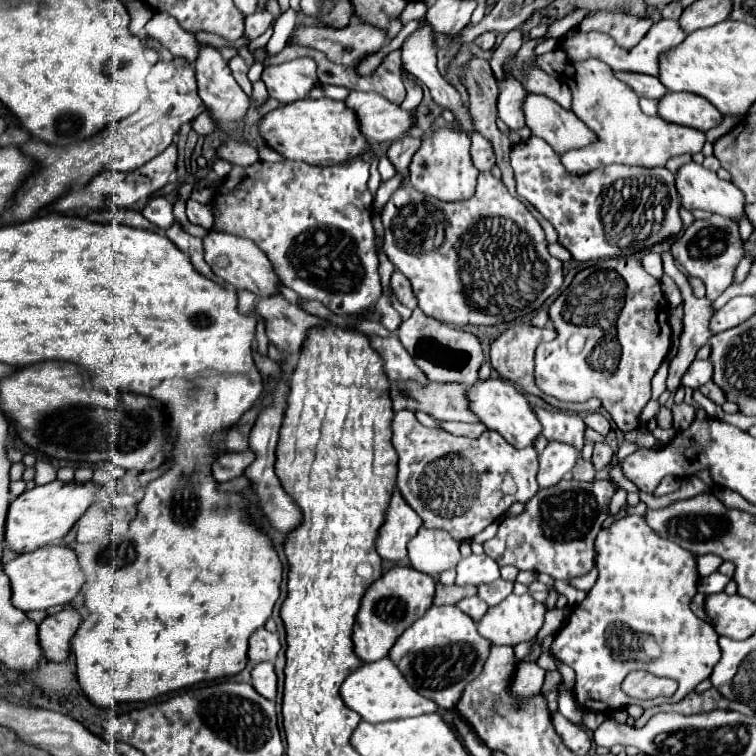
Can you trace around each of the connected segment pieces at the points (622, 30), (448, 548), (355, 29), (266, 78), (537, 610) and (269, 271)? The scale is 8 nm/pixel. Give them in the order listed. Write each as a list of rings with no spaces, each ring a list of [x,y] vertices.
[[[599,11],[595,15],[587,15],[581,21],[579,31],[583,31],[583,33],[587,33],[587,31],[607,33],[609,37],[615,39],[615,43],[619,47],[631,49],[643,39],[643,35],[649,31],[651,25],[653,25],[653,21],[647,17],[635,17],[629,13]]]
[[[421,527],[419,533],[409,541],[411,565],[427,575],[437,575],[445,569],[453,569],[459,559],[459,543],[441,529]]]
[[[349,23],[343,29],[299,27],[293,37],[297,45],[315,47],[331,63],[345,67],[353,67],[363,55],[379,51],[387,43],[387,31],[367,23]]]
[[[299,57],[277,67],[267,67],[261,73],[261,81],[265,83],[271,97],[281,101],[283,105],[303,99],[311,87],[317,85],[317,65],[309,57]]]
[[[511,593],[501,603],[487,609],[477,629],[483,637],[491,639],[493,645],[517,645],[531,641],[543,625],[547,607],[537,603],[529,593]]]
[[[209,229],[207,235],[203,237],[203,247],[205,247],[205,261],[207,261],[207,265],[225,283],[231,283],[239,291],[241,289],[249,289],[257,297],[259,295],[275,295],[277,293],[275,285],[279,283],[279,277],[275,275],[267,255],[263,255],[263,251],[259,251],[259,247],[255,243],[251,243],[251,239],[243,239],[239,235],[231,235],[231,233]]]

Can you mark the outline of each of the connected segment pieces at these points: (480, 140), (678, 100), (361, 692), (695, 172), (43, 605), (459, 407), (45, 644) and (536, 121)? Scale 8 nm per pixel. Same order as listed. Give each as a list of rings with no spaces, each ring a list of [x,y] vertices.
[[[475,131],[471,137],[471,159],[479,171],[489,171],[495,165],[493,147],[479,131]]]
[[[667,93],[659,101],[659,117],[699,131],[709,131],[723,123],[723,115],[717,107],[695,93]]]
[[[385,657],[381,661],[365,663],[355,673],[351,673],[351,677],[347,677],[341,685],[341,699],[345,701],[345,705],[349,709],[357,711],[369,723],[383,723],[383,721],[393,721],[393,719],[401,719],[401,717],[423,715],[423,713],[443,713],[443,719],[447,723],[451,723],[453,729],[457,729],[453,723],[451,711],[443,711],[431,699],[419,695],[419,691],[415,691],[407,683],[403,673],[397,669],[397,665],[389,657]]]
[[[693,161],[679,169],[677,193],[689,211],[703,209],[731,221],[745,217],[743,191]]]
[[[47,545],[31,553],[21,553],[13,561],[5,563],[3,571],[11,579],[11,601],[21,611],[49,609],[53,605],[69,603],[85,583],[85,575],[79,569],[75,551],[63,545]]]
[[[395,383],[391,387],[393,411],[411,409],[411,411],[425,411],[435,419],[441,421],[463,421],[463,423],[477,423],[479,417],[467,411],[467,399],[463,399],[463,385],[443,385],[431,383],[431,387],[413,387],[411,399],[399,399],[399,391],[395,391]]]
[[[63,609],[49,615],[39,625],[39,641],[49,661],[65,661],[71,653],[71,637],[81,623],[81,615],[75,609]]]
[[[529,93],[523,111],[533,135],[545,139],[559,157],[571,149],[587,147],[597,141],[595,133],[579,121],[573,111],[563,109],[559,103],[543,95]]]

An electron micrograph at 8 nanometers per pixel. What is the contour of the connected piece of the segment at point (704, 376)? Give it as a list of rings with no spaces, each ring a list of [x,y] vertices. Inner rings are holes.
[[[695,359],[691,363],[691,367],[687,369],[687,373],[683,375],[683,385],[685,387],[691,387],[691,389],[697,389],[701,385],[705,385],[707,381],[711,381],[713,377],[713,367],[709,361],[699,361]]]

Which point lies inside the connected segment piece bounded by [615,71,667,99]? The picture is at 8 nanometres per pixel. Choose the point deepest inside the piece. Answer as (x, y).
(644, 85)

